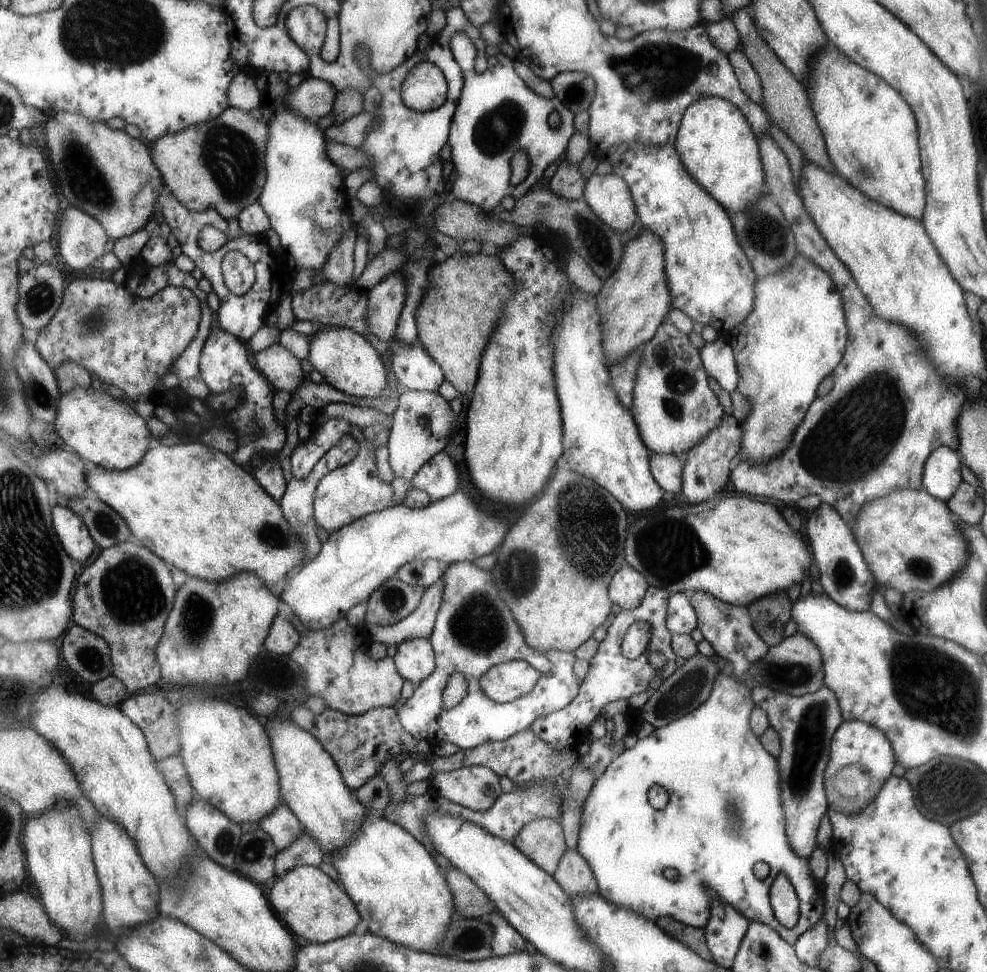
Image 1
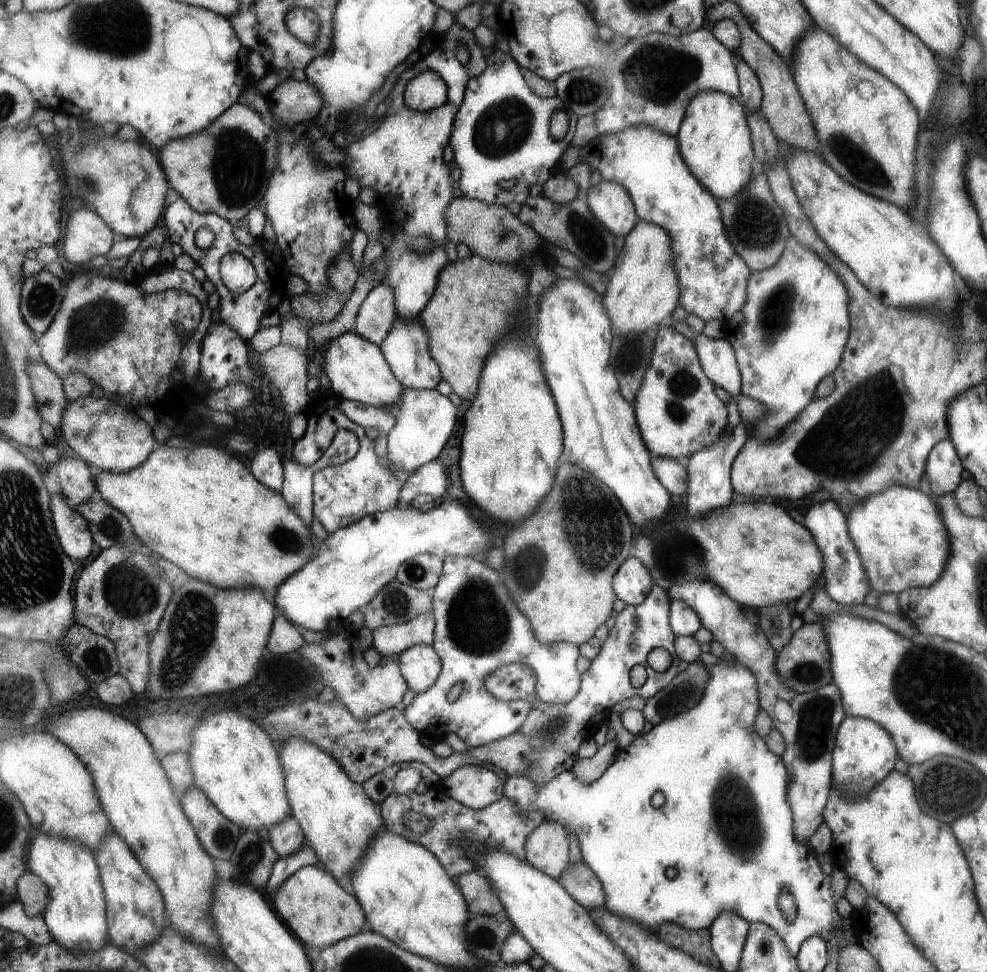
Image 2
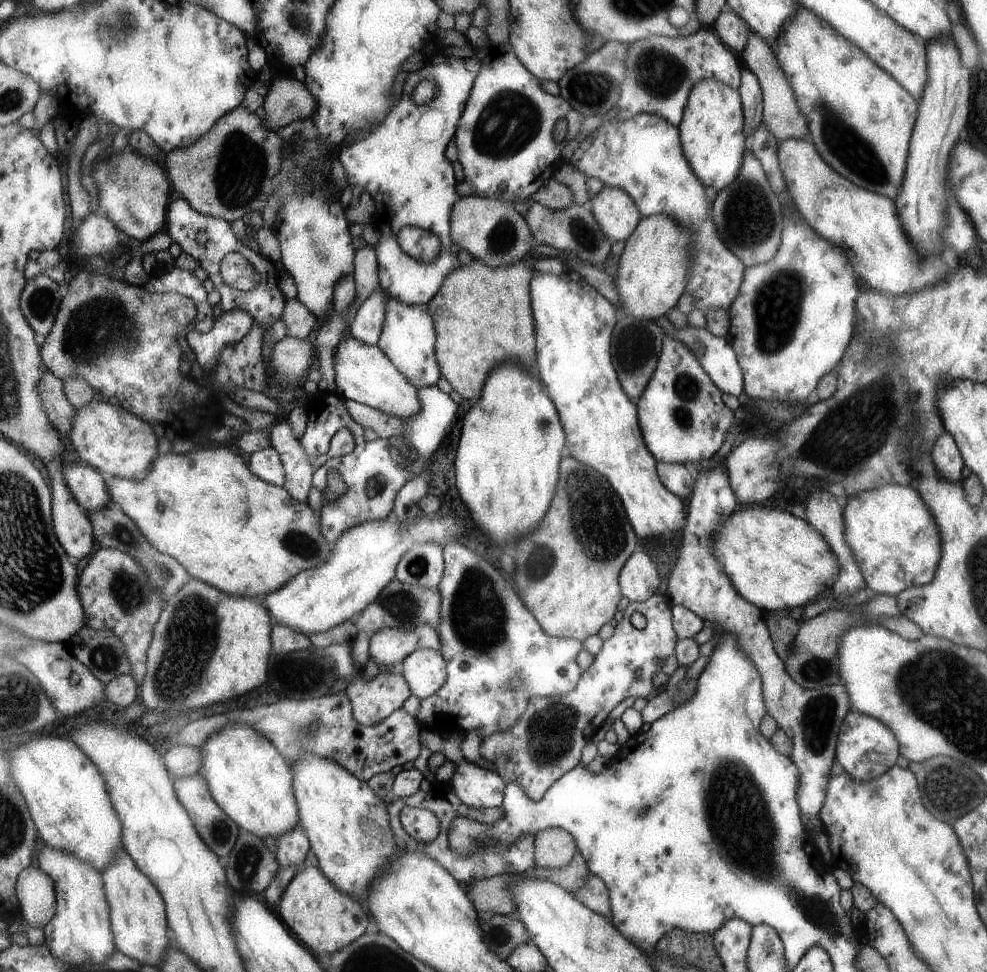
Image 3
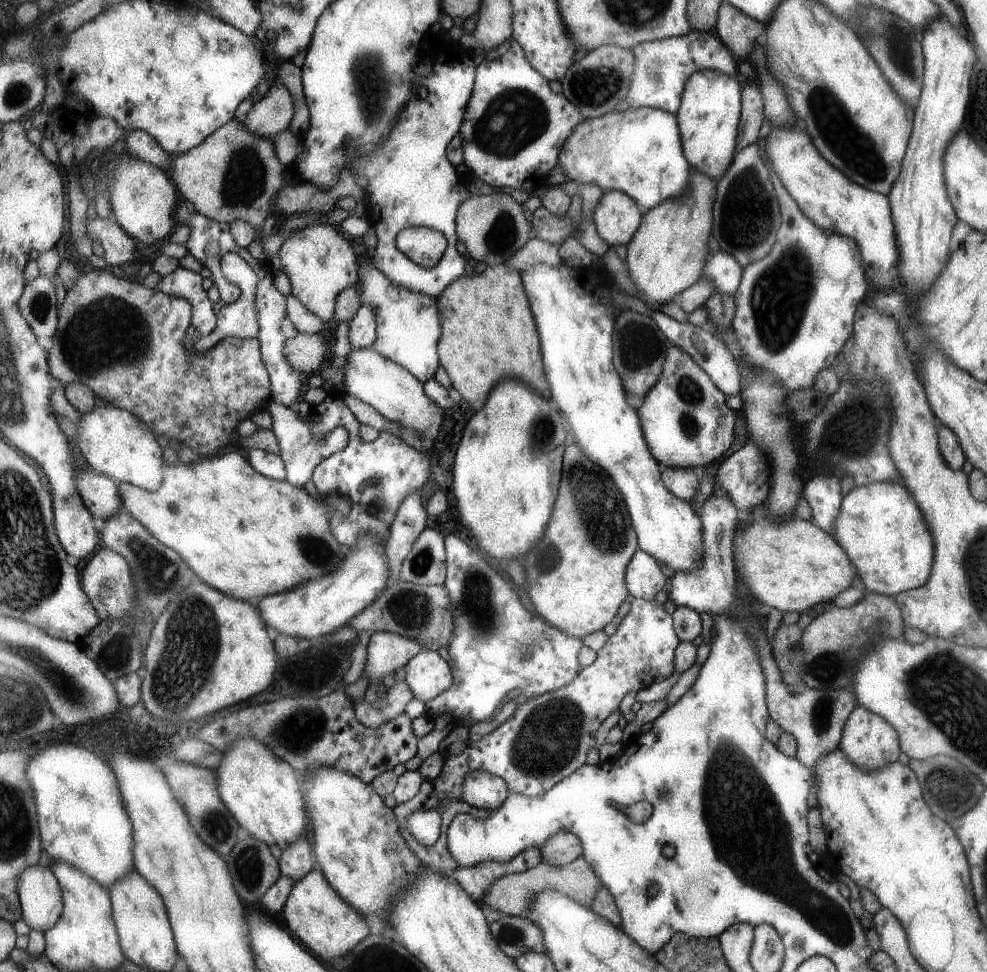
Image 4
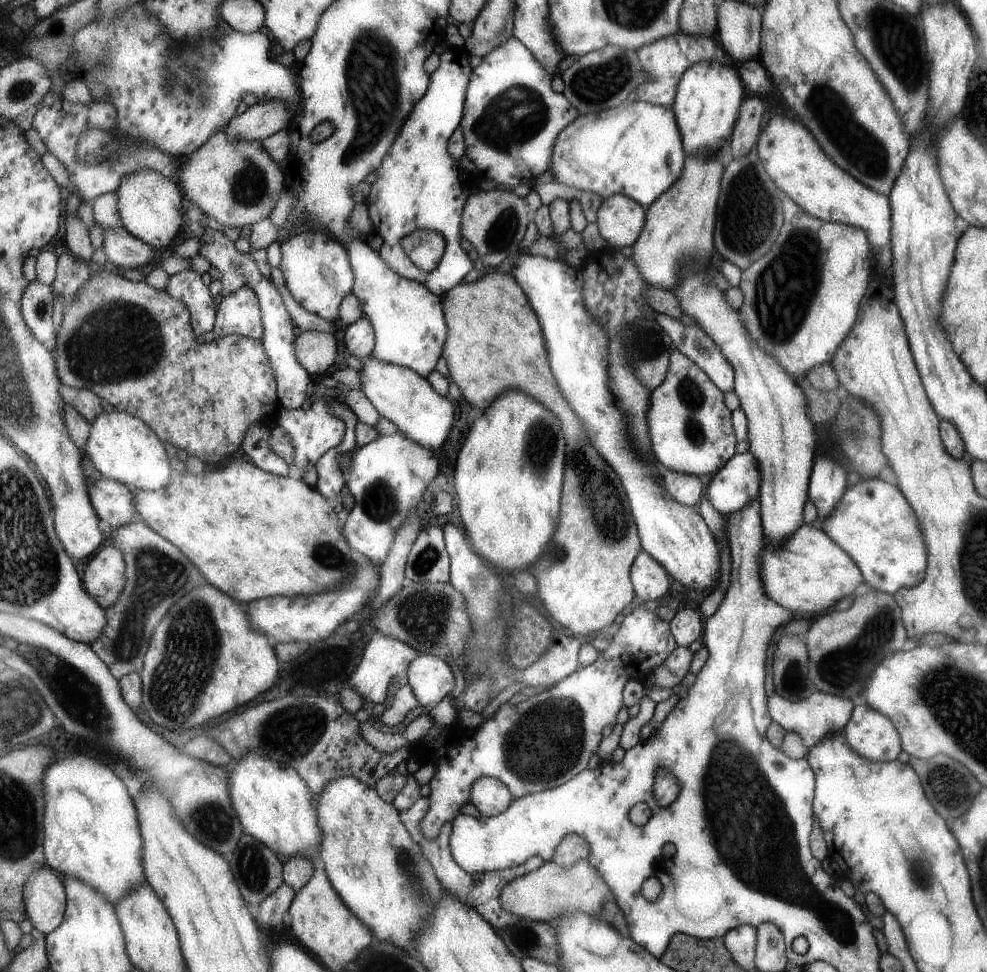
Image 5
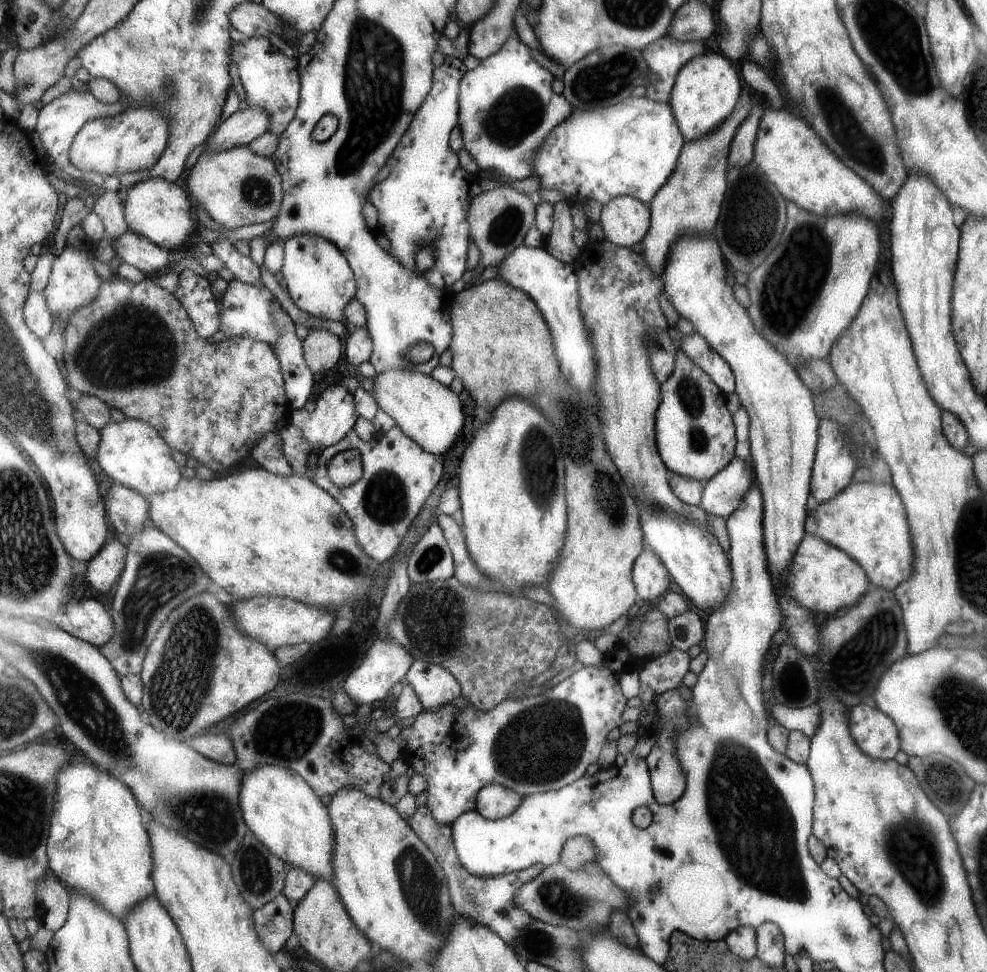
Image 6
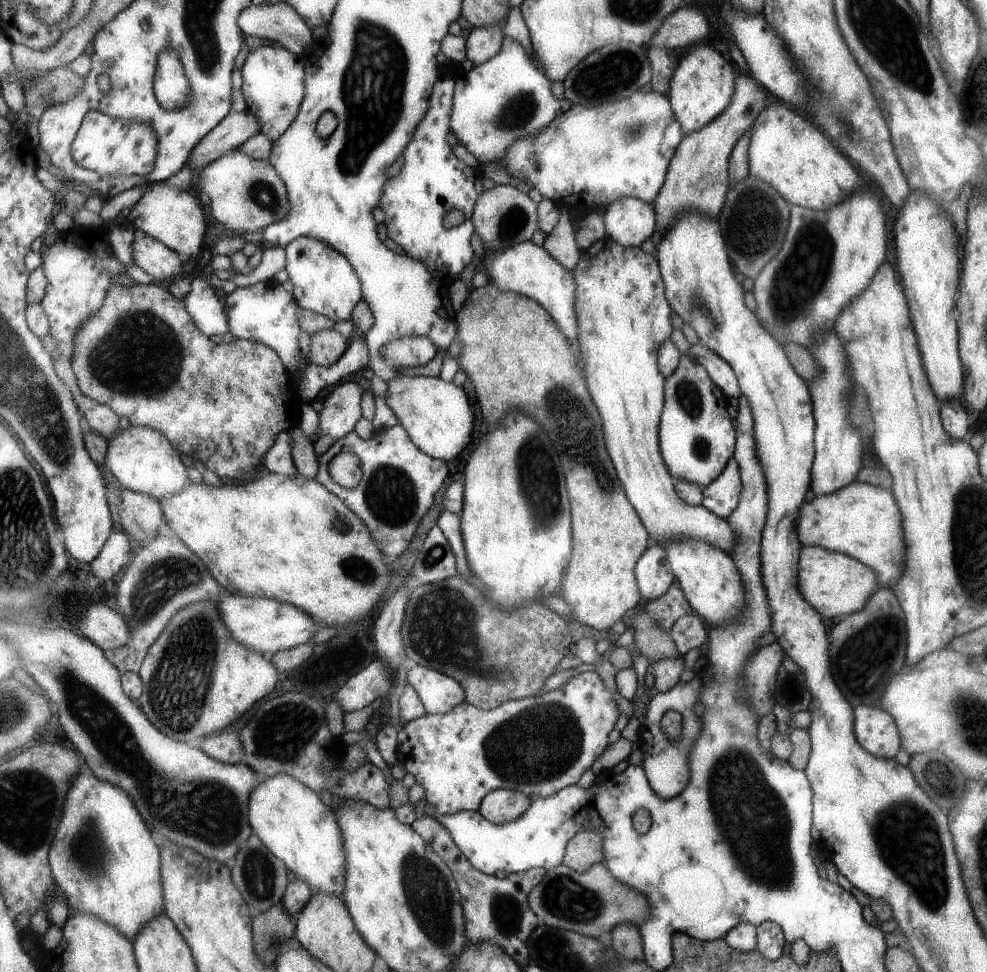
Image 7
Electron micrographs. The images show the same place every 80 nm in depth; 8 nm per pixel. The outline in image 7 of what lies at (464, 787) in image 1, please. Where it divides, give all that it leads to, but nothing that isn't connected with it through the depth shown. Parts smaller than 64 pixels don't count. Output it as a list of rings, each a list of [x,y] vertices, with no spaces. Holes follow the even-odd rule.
[[[511,789],[492,790],[483,799],[480,813],[496,825],[513,823],[531,808],[533,798]]]

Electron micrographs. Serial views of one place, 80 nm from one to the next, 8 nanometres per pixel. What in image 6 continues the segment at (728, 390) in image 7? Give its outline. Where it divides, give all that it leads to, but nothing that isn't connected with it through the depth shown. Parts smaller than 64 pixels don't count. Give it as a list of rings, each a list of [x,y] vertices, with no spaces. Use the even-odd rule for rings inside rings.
[[[695,331],[683,336],[681,334],[681,350],[698,364],[710,379],[725,394],[734,392],[734,376],[729,365],[713,350],[707,341]]]

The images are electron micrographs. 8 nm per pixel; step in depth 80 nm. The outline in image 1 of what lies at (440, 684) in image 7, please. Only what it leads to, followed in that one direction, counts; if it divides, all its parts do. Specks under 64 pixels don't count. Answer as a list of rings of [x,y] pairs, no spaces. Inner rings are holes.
[[[411,639],[393,652],[398,671],[414,688],[421,686],[438,668],[436,650],[429,639]]]

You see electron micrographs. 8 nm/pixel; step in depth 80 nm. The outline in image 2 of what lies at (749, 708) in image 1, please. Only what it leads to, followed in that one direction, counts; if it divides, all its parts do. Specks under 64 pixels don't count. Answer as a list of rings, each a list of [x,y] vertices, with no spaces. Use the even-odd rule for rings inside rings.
[[[727,654],[708,669],[708,675],[710,677],[707,679],[701,698],[695,706],[677,716],[673,716],[673,718],[669,718],[669,720],[657,722],[657,724],[652,725],[653,728],[646,734],[634,735],[633,740],[626,747],[619,750],[616,761],[609,766],[601,778],[586,783],[572,770],[562,772],[557,778],[550,780],[544,785],[539,785],[534,779],[527,776],[510,777],[505,782],[505,795],[514,799],[521,811],[540,810],[545,813],[545,821],[555,821],[563,826],[573,828],[580,840],[580,847],[584,856],[583,861],[595,871],[595,874],[603,883],[607,895],[606,908],[621,918],[631,919],[636,923],[642,924],[651,933],[655,933],[655,930],[663,923],[675,923],[695,931],[701,929],[709,930],[719,913],[729,911],[746,919],[748,923],[759,922],[770,926],[786,943],[787,950],[793,956],[798,953],[799,947],[803,941],[806,941],[806,938],[814,936],[822,938],[825,942],[835,940],[839,952],[842,947],[847,945],[847,942],[843,939],[841,931],[842,917],[833,908],[836,900],[833,899],[833,890],[830,886],[831,877],[829,875],[825,876],[819,870],[819,864],[817,864],[817,860],[815,860],[815,856],[809,850],[808,845],[800,845],[794,839],[791,807],[786,799],[789,773],[781,757],[770,750],[770,747],[766,745],[766,741],[755,730],[755,717],[758,716],[759,710],[763,710],[763,707],[759,706],[758,678],[755,678],[755,674],[747,670],[746,666],[735,662]],[[653,792],[663,792],[665,794],[665,802],[659,808],[651,808],[649,806],[649,798],[651,798]],[[649,828],[655,830],[655,834],[647,836]],[[669,866],[677,870],[677,874],[671,880],[665,876],[665,870]],[[819,876],[825,876],[825,878],[819,882]],[[781,891],[791,893],[795,903],[796,913],[789,922],[783,918],[779,907],[776,906],[776,896]]]

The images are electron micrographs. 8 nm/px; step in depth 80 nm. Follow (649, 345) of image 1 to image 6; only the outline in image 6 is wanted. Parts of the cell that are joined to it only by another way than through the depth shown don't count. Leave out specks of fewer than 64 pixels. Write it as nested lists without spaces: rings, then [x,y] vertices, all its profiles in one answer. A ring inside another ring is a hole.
[[[681,349],[675,351],[673,370],[660,386],[661,401],[655,413],[654,431],[663,464],[675,475],[709,481],[731,462],[733,446],[737,444],[723,392]]]

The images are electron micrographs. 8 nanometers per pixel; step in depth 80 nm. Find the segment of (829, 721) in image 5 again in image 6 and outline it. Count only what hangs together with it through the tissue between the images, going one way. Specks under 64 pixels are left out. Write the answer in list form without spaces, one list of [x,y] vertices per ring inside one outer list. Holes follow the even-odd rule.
[[[773,702],[770,711],[775,724],[781,725],[788,731],[802,732],[809,738],[817,732],[817,728],[821,724],[821,710],[816,702],[798,709]]]

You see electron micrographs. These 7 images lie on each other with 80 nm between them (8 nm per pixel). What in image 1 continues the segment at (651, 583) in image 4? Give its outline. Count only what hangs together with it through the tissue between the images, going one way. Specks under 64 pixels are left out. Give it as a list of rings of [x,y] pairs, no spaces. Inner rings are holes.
[[[625,563],[613,577],[610,595],[621,609],[632,609],[639,606],[646,590],[649,588],[643,576]]]

